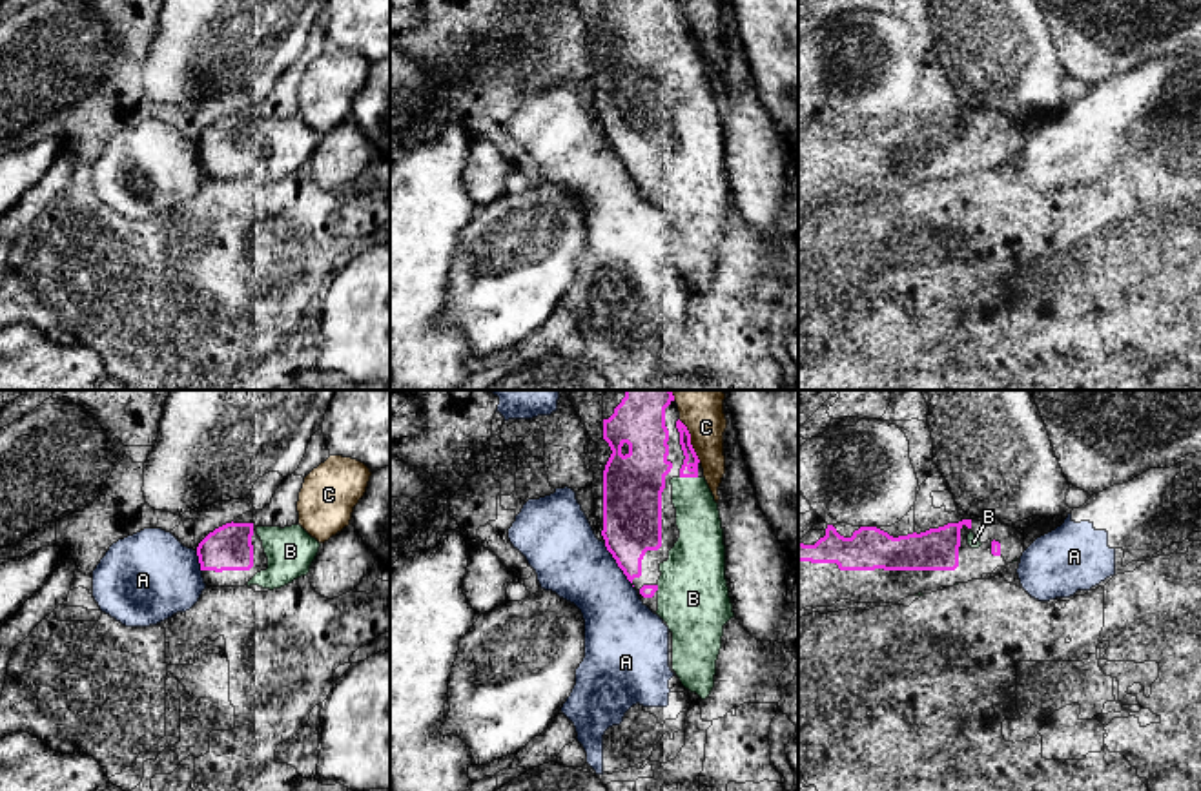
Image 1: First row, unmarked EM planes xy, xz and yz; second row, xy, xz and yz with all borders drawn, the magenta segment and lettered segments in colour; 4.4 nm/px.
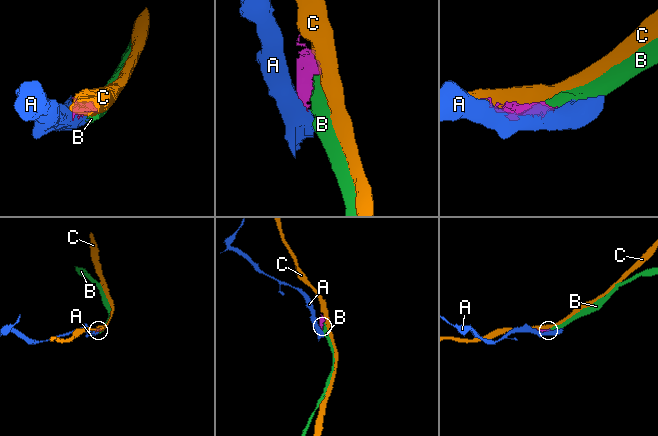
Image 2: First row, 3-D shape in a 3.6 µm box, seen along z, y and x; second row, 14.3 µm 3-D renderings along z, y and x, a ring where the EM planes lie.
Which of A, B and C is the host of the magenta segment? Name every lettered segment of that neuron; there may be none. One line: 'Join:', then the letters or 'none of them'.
Join: B

